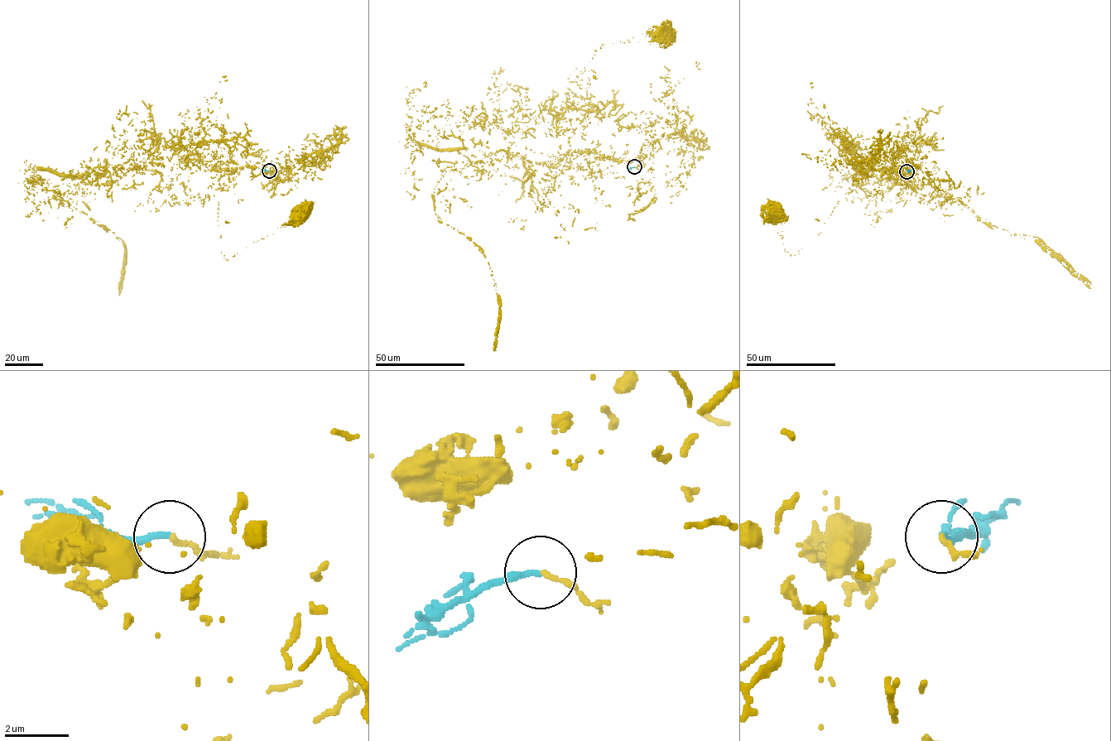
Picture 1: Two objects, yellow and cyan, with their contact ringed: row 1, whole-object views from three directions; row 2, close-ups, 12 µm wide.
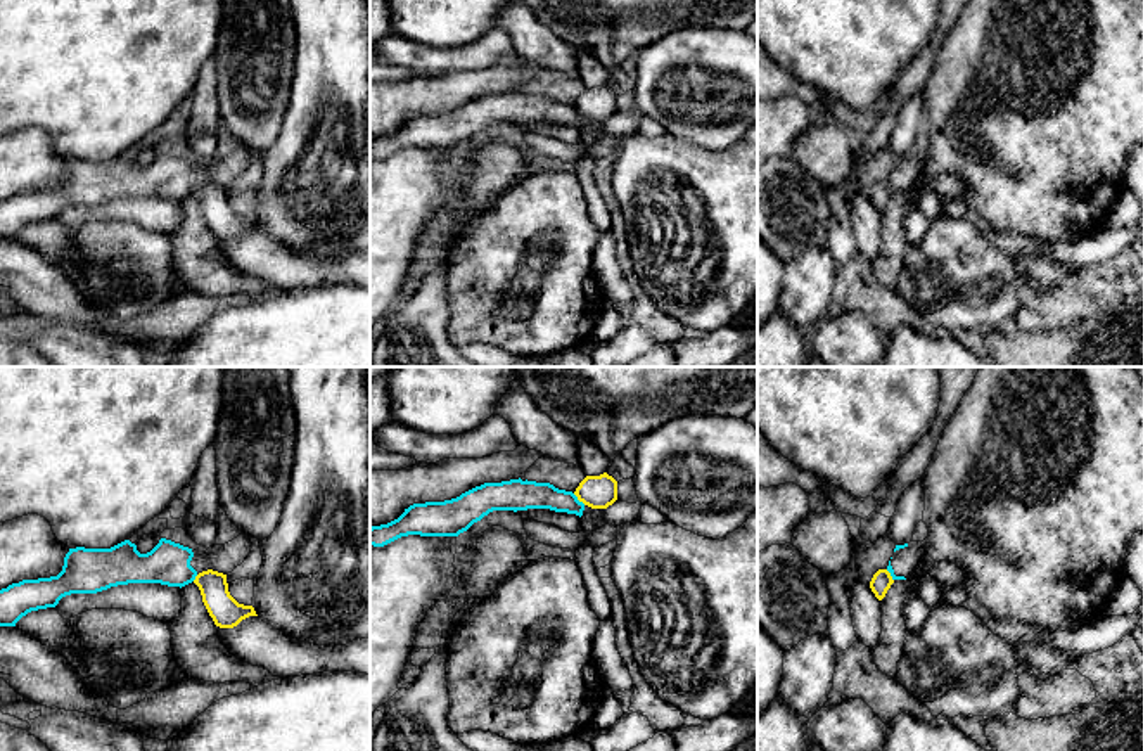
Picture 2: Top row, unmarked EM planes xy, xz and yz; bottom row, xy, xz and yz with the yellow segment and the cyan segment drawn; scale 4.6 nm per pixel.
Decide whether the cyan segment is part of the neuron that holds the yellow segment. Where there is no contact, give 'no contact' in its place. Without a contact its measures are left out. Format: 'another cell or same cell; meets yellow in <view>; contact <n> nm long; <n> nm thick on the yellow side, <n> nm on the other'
another cell; meets yellow in xz; contact 80 nm long; 160 nm thick on the yellow side, 130 nm on the other

